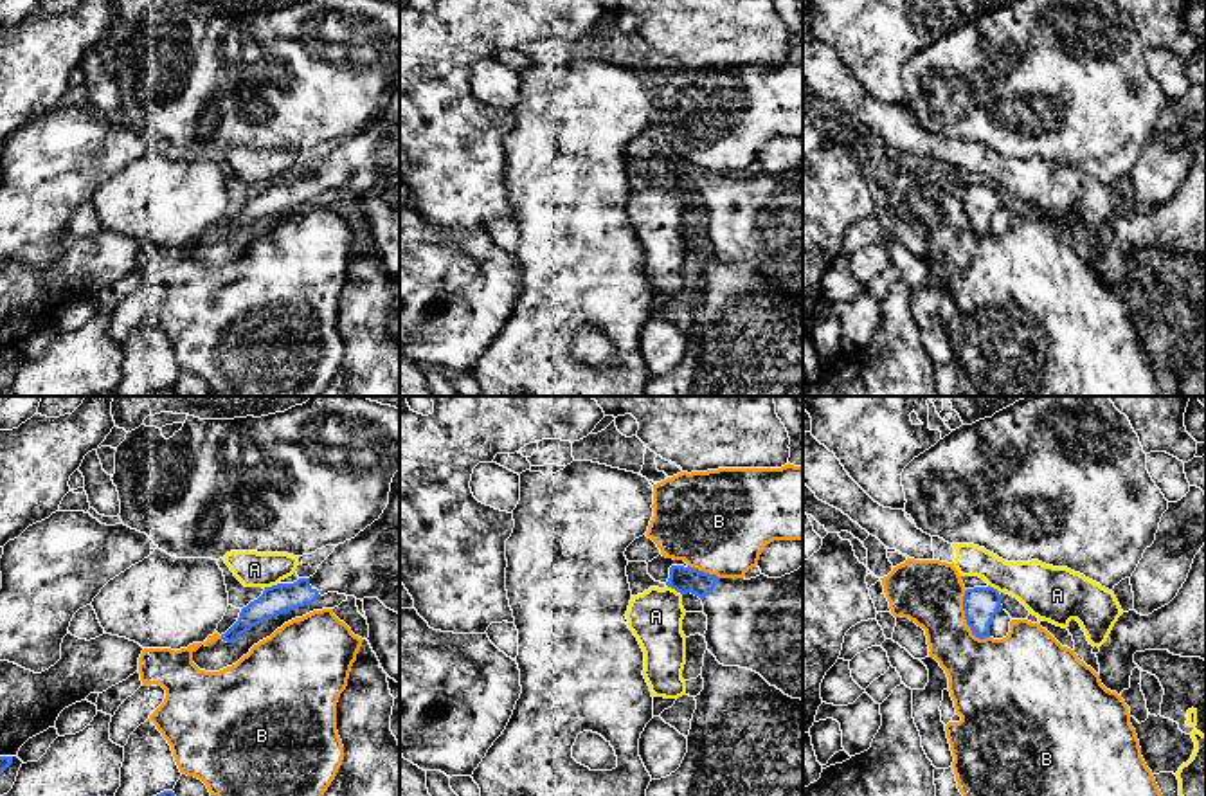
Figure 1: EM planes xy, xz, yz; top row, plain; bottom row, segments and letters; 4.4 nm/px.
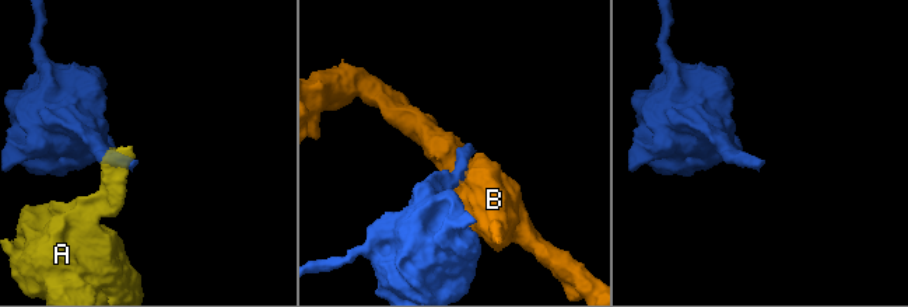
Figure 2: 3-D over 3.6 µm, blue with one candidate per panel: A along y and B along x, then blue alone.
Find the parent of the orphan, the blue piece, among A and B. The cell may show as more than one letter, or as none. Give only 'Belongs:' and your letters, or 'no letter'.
Belongs: no letter

